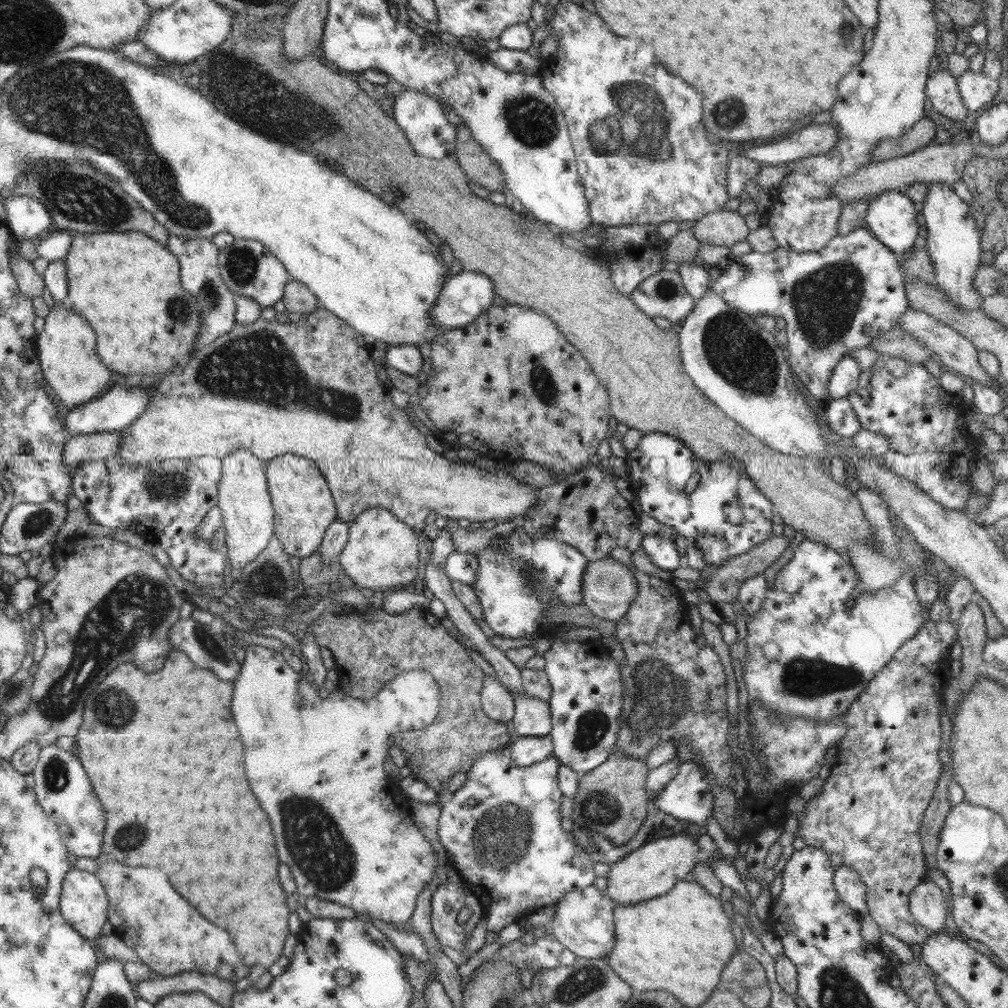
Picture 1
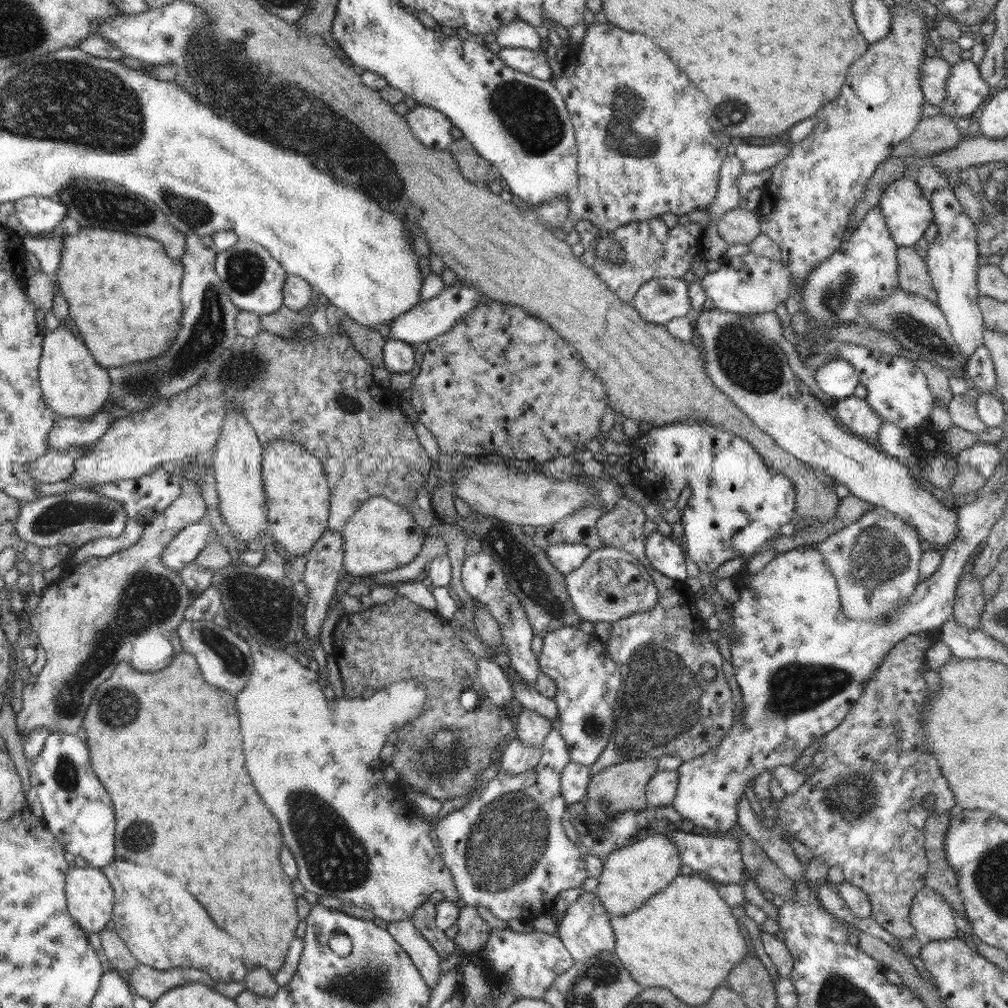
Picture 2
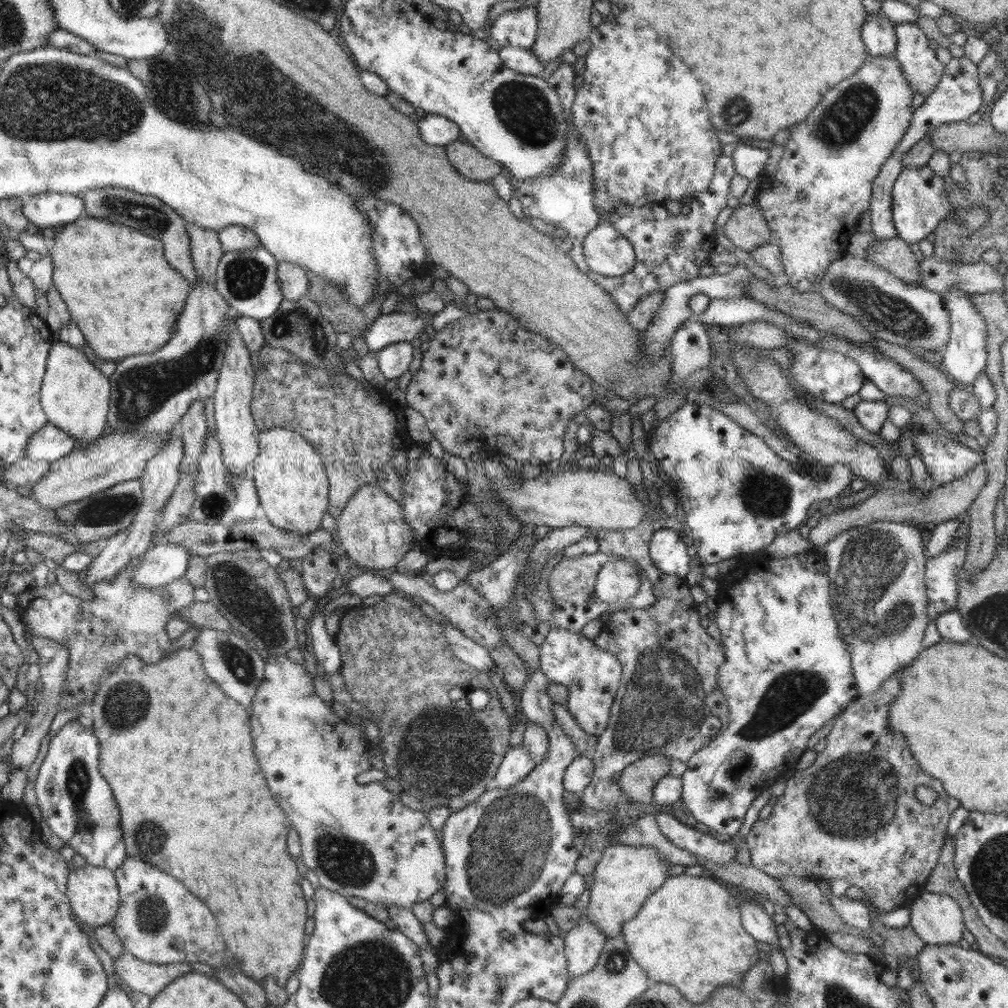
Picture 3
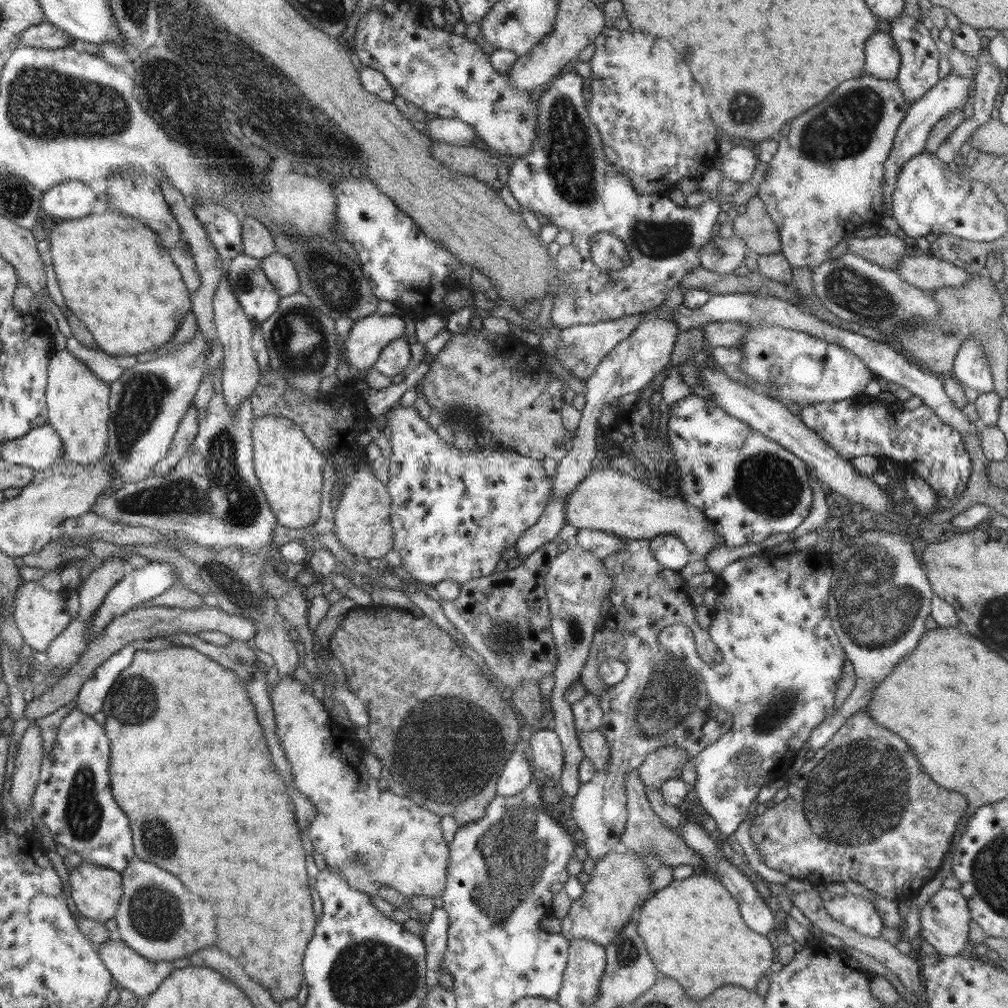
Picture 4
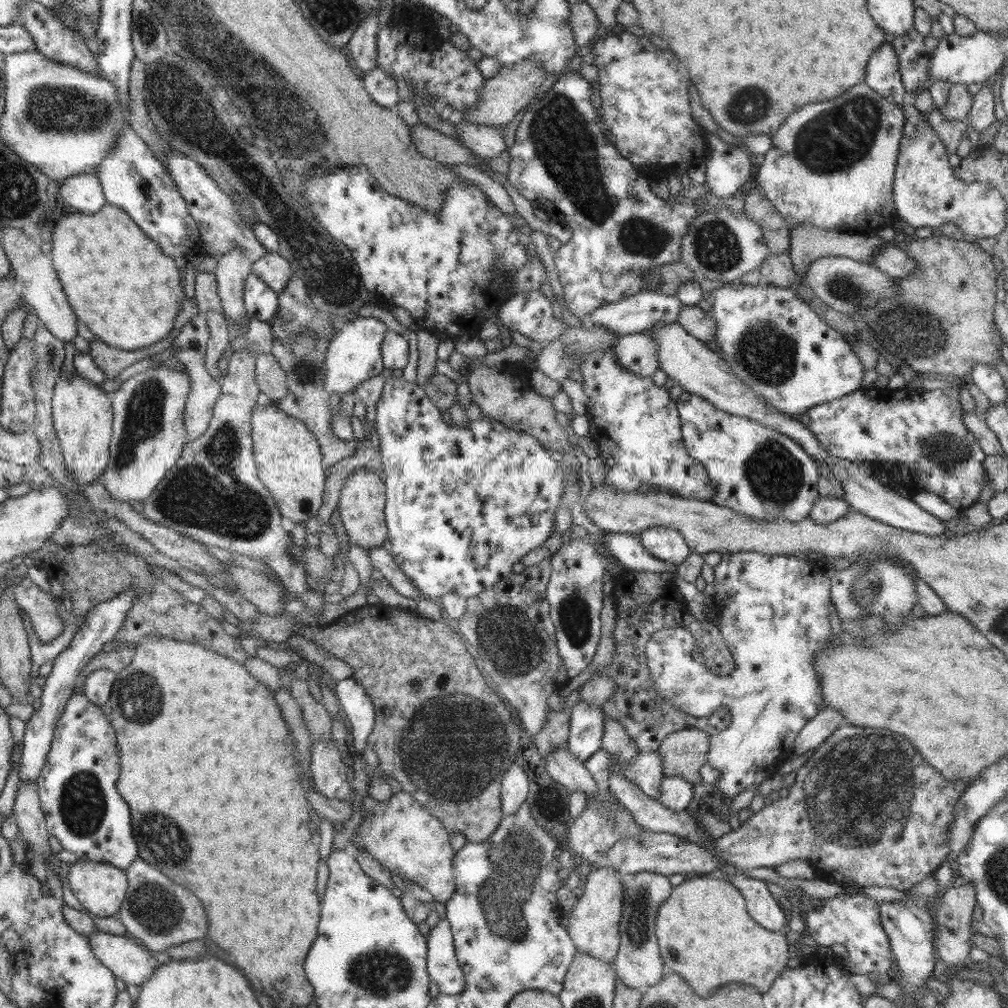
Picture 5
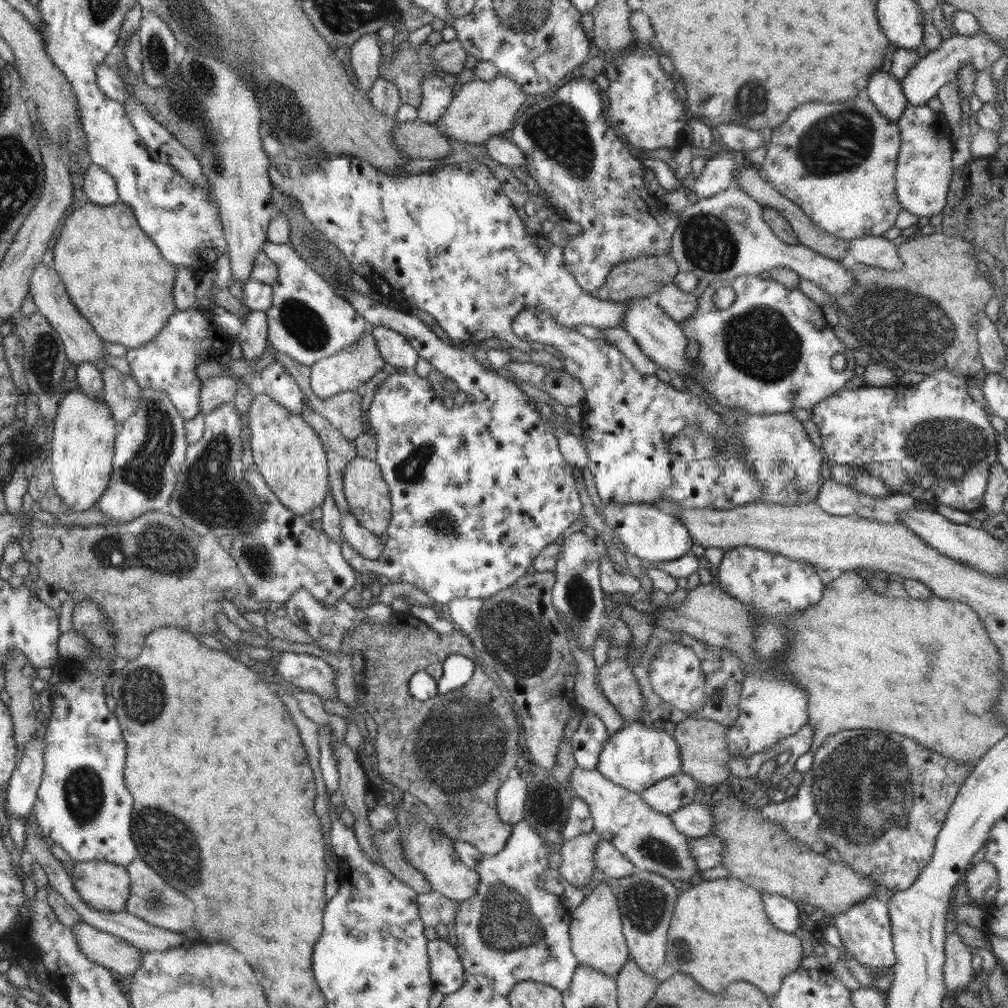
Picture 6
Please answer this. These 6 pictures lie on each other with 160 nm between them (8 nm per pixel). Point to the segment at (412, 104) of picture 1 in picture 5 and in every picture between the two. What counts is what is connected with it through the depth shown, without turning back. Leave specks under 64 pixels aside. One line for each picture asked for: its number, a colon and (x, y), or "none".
2: (432, 128)
3: (434, 129)
4: (451, 130)
5: (486, 142)

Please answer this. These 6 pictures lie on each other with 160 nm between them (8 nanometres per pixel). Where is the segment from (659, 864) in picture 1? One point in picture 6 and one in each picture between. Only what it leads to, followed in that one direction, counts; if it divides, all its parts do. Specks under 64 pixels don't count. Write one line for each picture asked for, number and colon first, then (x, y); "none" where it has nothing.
2: (632, 874)
3: (625, 876)
4: (619, 885)
5: (593, 924)
6: (596, 932)

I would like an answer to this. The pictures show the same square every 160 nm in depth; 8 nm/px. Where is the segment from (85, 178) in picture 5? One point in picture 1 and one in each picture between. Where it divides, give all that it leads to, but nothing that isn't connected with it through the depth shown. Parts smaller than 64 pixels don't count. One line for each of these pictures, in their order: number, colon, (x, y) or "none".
1: (26, 218)
2: (36, 214)
3: (48, 209)
4: (71, 199)

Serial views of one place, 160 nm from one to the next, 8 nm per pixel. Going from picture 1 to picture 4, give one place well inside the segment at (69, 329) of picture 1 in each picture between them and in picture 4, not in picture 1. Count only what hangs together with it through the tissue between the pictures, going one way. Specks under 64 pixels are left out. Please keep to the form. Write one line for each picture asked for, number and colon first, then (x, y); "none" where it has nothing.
2: (73, 384)
3: (75, 395)
4: (77, 401)

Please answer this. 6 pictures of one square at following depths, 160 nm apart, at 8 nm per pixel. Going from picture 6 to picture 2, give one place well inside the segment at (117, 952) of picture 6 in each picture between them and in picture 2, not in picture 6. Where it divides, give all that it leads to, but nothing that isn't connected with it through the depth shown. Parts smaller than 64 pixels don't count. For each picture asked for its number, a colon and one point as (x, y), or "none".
2: (145, 981)
3: (146, 978)
4: (134, 972)
5: (133, 964)

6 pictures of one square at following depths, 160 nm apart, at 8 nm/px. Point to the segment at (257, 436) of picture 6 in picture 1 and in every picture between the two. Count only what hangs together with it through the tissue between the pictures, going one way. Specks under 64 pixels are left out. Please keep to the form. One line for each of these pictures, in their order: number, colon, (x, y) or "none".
1: (304, 507)
2: (298, 497)
3: (291, 483)
4: (289, 468)
5: (288, 457)

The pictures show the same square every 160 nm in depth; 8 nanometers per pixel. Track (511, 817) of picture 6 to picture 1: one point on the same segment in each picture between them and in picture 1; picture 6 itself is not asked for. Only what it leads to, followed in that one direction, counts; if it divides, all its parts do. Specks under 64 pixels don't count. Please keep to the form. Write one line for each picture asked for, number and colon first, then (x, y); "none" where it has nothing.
1: (526, 751)
2: (517, 758)
3: (517, 764)
4: (516, 775)
5: (514, 787)

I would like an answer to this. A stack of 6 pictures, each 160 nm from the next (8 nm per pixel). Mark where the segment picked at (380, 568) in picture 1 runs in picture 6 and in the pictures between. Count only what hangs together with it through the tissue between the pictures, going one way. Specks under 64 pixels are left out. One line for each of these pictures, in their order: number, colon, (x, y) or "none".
2: (380, 536)
3: (372, 529)
4: (362, 519)
5: (361, 505)
6: (367, 494)

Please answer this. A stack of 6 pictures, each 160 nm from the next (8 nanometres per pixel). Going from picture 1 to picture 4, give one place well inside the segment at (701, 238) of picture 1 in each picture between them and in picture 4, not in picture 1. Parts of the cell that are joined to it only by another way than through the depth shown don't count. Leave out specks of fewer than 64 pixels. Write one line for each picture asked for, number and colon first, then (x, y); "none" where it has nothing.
2: (738, 226)
3: (746, 227)
4: (753, 224)

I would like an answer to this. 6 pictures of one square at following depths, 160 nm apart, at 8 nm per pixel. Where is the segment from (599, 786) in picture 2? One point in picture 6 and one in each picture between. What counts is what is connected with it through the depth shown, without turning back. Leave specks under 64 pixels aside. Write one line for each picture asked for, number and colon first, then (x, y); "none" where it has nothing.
3: (637, 782)
4: (665, 763)
5: (684, 751)
6: (703, 743)

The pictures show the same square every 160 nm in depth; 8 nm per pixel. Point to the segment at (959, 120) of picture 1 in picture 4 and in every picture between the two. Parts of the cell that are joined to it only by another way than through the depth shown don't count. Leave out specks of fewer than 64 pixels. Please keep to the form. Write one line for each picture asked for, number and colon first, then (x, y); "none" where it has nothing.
2: (935, 71)
3: (923, 71)
4: (919, 71)

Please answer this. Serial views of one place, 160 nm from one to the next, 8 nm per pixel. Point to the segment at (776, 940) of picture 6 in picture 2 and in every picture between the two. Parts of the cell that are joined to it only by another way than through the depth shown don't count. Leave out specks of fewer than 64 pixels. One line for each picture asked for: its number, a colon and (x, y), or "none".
2: (685, 938)
3: (689, 933)
4: (693, 931)
5: (704, 932)

